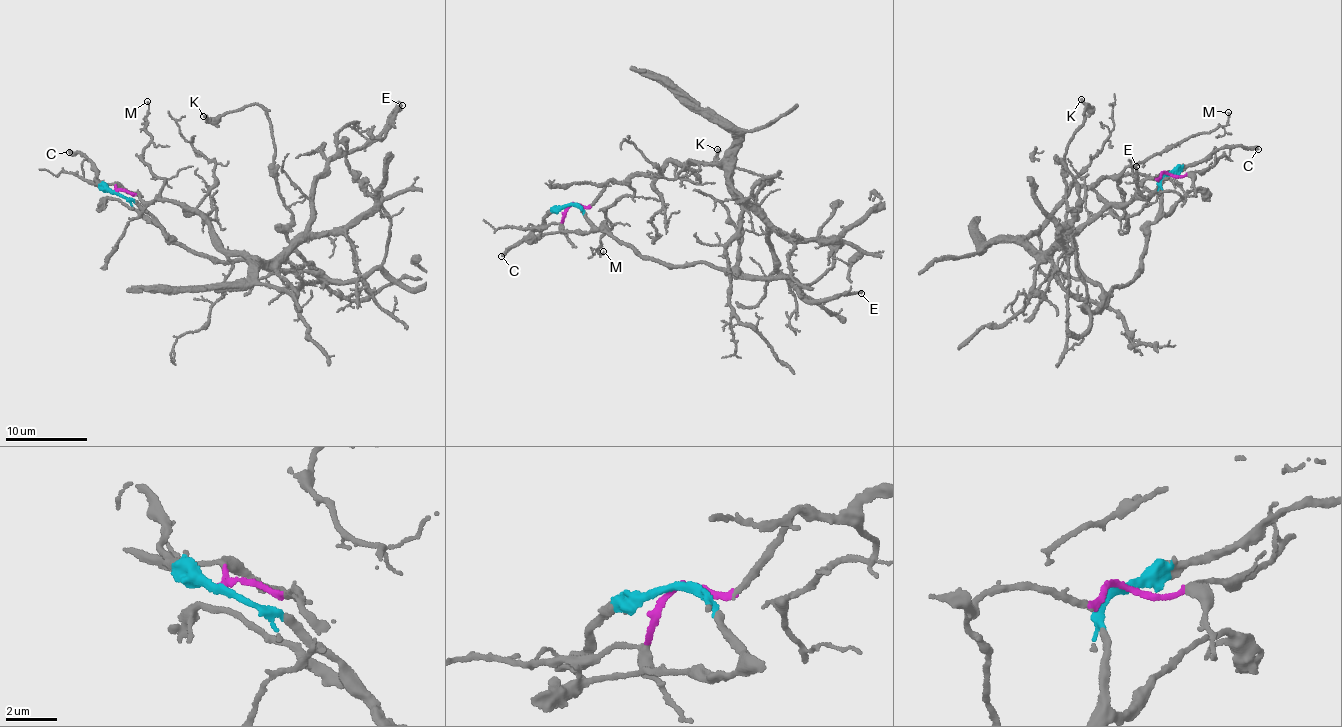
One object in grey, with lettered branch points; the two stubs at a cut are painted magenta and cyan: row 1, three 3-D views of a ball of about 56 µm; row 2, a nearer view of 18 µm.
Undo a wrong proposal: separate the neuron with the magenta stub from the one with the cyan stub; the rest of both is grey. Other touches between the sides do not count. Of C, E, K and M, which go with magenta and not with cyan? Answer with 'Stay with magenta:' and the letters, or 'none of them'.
Stay with magenta: E, M

